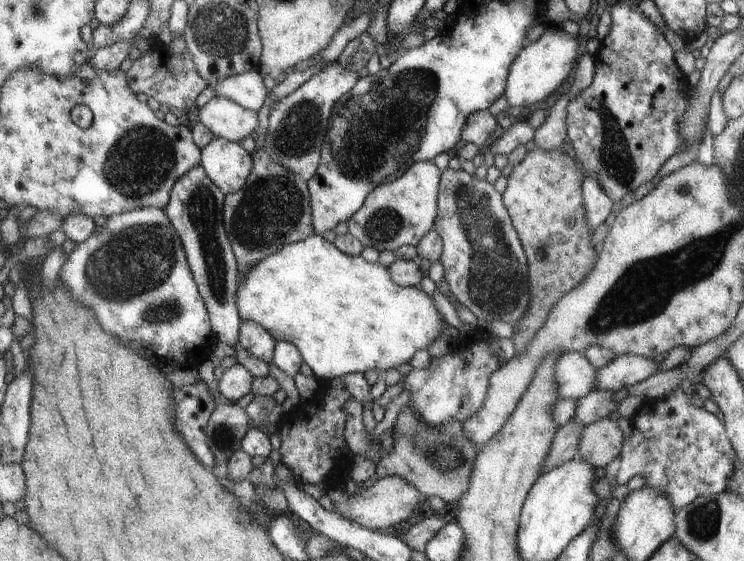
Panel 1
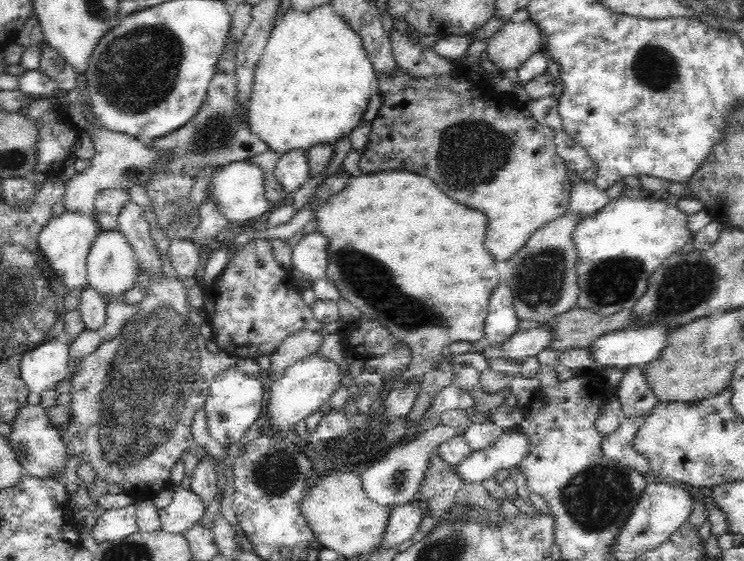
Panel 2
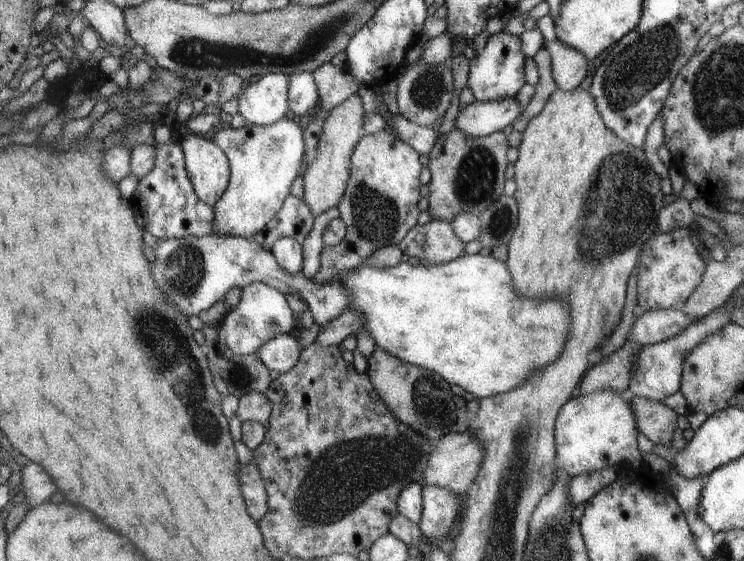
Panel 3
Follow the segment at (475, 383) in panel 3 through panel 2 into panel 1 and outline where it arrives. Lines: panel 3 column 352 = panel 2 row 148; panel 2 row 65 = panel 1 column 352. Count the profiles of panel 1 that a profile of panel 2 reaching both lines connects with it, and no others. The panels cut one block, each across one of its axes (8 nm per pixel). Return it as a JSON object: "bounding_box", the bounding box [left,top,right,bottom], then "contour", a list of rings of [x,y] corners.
{"bounding_box":[235,234,445,380],"contour":[[[317,234],[285,244],[277,252],[255,262],[238,276],[235,292],[235,308],[240,320],[257,322],[276,342],[285,340],[293,344],[303,363],[309,366],[315,378],[321,380],[372,369],[382,374],[389,368],[407,364],[415,351],[425,349],[445,330],[443,316],[435,312],[431,300],[419,286],[395,284],[386,268],[378,262],[367,262],[361,255],[347,256]]]}

